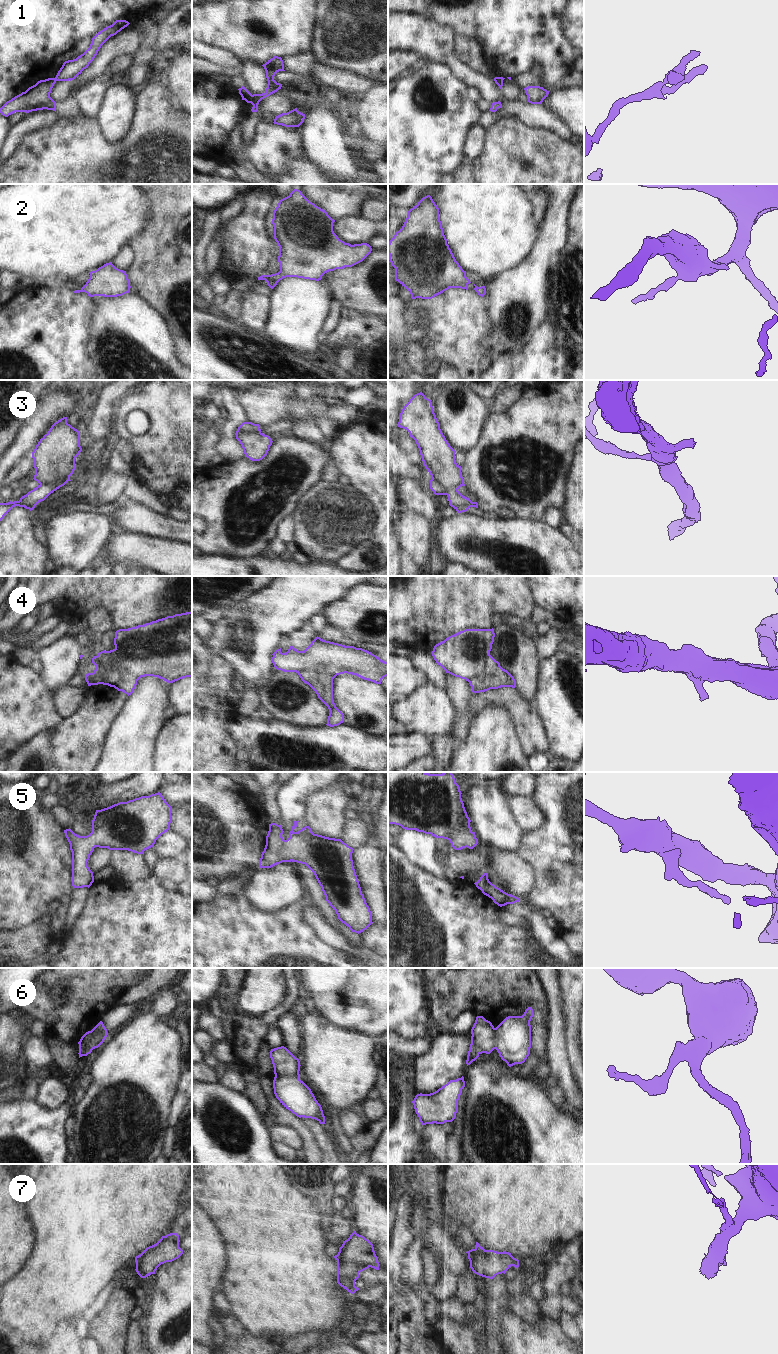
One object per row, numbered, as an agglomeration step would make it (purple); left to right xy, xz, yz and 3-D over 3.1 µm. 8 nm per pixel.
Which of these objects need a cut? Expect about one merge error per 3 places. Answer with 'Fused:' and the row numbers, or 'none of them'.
Fused: 1, 3, 4, 6

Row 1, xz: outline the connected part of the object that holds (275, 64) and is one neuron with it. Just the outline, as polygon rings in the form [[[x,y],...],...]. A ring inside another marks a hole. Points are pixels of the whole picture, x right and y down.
[[[274,56],[262,66],[266,71],[266,78],[267,78],[268,84],[267,84],[266,91],[264,93],[251,95],[251,99],[252,99],[251,104],[253,105],[251,109],[252,112],[258,111],[258,104],[262,99],[277,92],[282,87],[282,84],[277,83],[274,80],[274,76],[277,72],[285,71],[282,58],[278,56]]]

